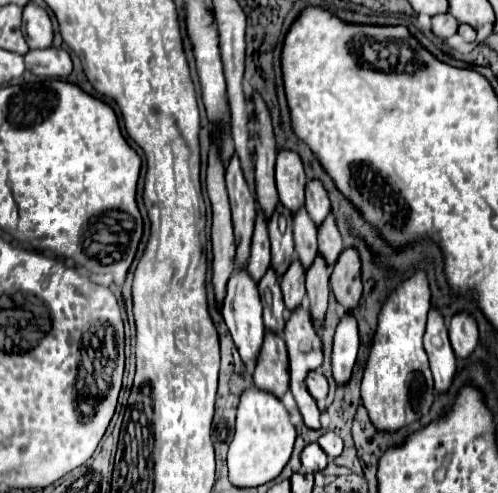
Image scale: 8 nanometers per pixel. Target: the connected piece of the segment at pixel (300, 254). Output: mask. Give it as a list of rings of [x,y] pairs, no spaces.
[[[302,208],[296,216],[294,216],[294,224],[292,224],[292,232],[294,232],[294,250],[296,250],[296,258],[302,264],[304,270],[310,268],[310,264],[314,262],[318,250],[316,250],[316,228],[312,224],[312,220],[308,218],[306,210]]]

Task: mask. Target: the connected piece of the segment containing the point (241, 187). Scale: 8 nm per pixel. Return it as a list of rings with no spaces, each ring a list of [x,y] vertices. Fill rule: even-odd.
[[[234,156],[226,168],[226,190],[230,198],[234,238],[236,238],[236,268],[242,270],[248,264],[250,256],[250,240],[256,220],[256,202],[254,194],[250,192],[244,180],[238,156]]]

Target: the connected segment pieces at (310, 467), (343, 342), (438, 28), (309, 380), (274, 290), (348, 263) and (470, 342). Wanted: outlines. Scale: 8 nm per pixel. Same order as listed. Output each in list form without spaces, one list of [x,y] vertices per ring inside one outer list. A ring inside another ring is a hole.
[[[308,444],[304,448],[302,466],[306,468],[306,472],[320,472],[326,468],[326,464],[328,464],[328,456],[318,444]]]
[[[346,314],[334,334],[332,346],[332,374],[338,386],[346,386],[358,356],[358,326],[352,314]]]
[[[450,12],[432,16],[432,32],[438,38],[450,38],[456,34],[456,30],[458,30],[458,20]]]
[[[312,370],[308,376],[306,376],[306,386],[308,386],[308,392],[320,402],[326,398],[328,394],[328,380],[324,378],[324,374],[320,374],[318,370]]]
[[[270,268],[266,276],[258,284],[260,288],[260,298],[264,306],[264,326],[266,330],[272,330],[276,334],[282,332],[286,318],[284,318],[284,302],[282,302],[282,292],[280,292],[280,280],[276,272]]]
[[[348,248],[340,254],[338,262],[330,274],[330,288],[336,296],[336,302],[352,312],[362,296],[362,282],[360,282],[360,258],[354,248]]]
[[[456,314],[448,326],[448,336],[452,350],[458,360],[468,358],[478,346],[478,328],[474,318],[468,314]]]

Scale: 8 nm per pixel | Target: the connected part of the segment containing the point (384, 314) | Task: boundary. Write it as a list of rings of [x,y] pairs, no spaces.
[[[422,272],[406,280],[398,290],[394,290],[380,310],[378,328],[372,340],[372,350],[370,350],[364,378],[362,378],[362,404],[370,416],[370,422],[380,432],[396,432],[396,430],[412,426],[414,422],[424,422],[434,404],[434,380],[428,366],[428,356],[422,348],[422,336],[426,328],[428,310],[430,310],[430,288]]]

